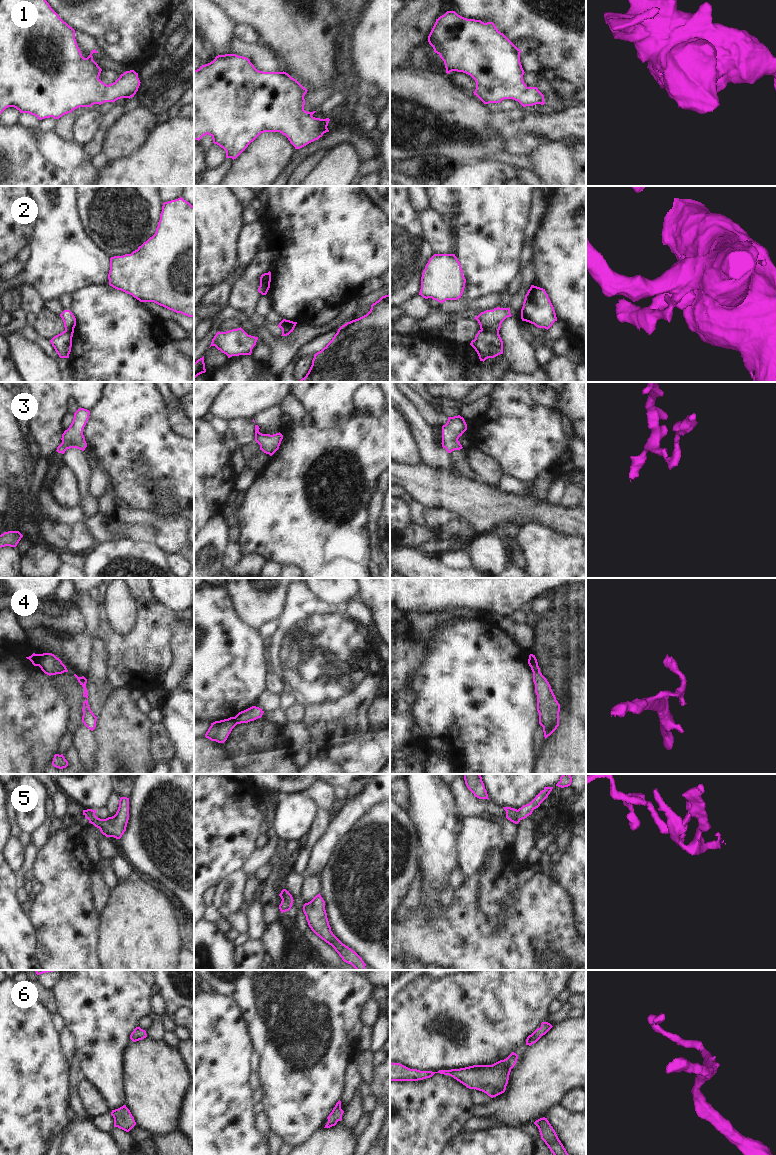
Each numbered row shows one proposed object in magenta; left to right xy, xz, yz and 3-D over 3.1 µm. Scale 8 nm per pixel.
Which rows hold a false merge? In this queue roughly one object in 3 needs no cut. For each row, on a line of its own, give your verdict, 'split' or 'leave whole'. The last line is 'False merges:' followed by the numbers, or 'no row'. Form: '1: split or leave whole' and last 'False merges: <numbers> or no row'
1: leave whole
2: split
3: leave whole
4: split
5: split
6: leave whole
False merges: 2, 4, 5

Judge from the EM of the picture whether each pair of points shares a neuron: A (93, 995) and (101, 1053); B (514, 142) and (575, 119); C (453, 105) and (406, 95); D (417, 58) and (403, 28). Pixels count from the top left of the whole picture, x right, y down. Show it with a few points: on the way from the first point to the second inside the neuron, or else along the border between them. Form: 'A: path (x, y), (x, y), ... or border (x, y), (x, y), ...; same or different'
A: path (100, 1009), (100, 1039); same
B: border (513, 136), (522, 132), (534, 132), (547, 141); different
C: path (441, 105), (421, 105), (418, 102); same
D: border (427, 38), (414, 48), (409, 61), (404, 66); different

